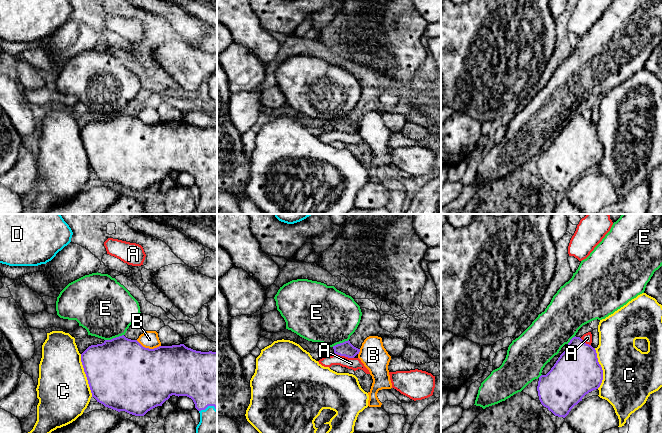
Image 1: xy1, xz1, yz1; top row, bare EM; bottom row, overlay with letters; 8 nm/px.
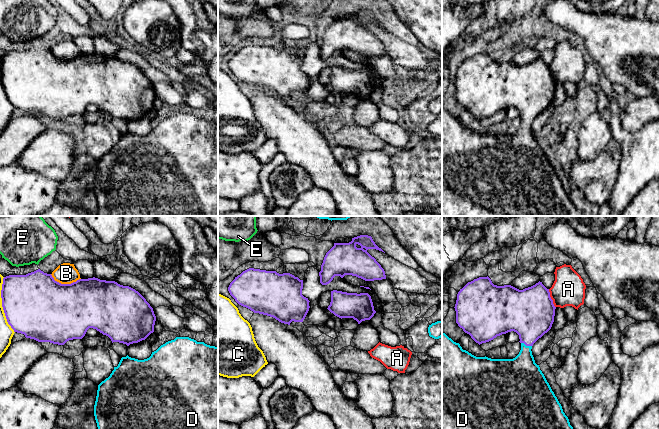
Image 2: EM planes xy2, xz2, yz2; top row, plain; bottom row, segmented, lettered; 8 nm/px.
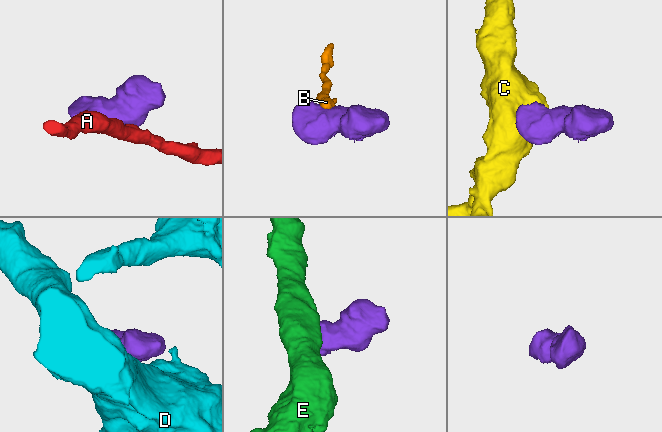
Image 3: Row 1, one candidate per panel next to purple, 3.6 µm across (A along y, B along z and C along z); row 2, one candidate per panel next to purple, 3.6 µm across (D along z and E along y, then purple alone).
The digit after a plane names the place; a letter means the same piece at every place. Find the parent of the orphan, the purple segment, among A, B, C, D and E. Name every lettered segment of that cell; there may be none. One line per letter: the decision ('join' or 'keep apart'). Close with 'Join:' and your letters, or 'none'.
A: keep apart
B: keep apart
C: keep apart
D: join
E: keep apart
Join: D

